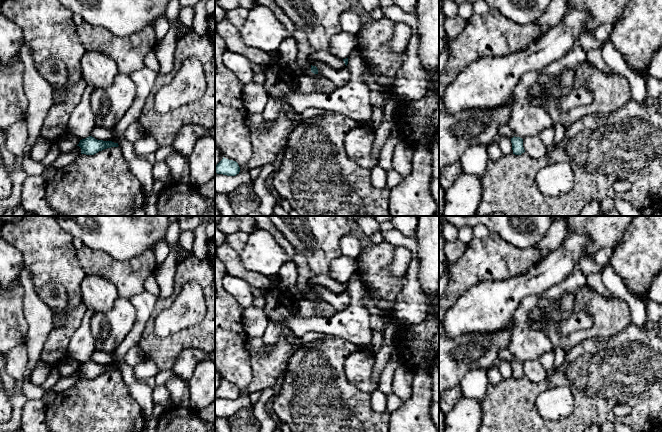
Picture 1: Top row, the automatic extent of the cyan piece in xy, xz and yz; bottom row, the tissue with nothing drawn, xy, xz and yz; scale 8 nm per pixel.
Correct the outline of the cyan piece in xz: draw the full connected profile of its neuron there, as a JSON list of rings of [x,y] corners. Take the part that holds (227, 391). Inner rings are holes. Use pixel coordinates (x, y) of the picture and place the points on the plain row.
[[[223,383],[215,390],[215,397],[227,400],[236,400],[240,396],[240,391],[236,385]]]

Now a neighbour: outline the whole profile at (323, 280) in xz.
[[[313,275],[307,282],[306,287],[308,289],[311,289],[313,285],[324,286],[328,290],[333,291],[337,294],[341,294],[346,291],[343,283],[332,279],[329,275]]]

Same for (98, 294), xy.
[[[99,275],[85,276],[81,283],[82,303],[95,313],[110,311],[118,299],[115,285]]]

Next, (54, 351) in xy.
[[[48,284],[36,293],[45,305],[64,319],[60,326],[51,330],[40,357],[50,368],[56,368],[67,357],[71,337],[80,326],[87,308],[83,303],[70,308],[66,289],[60,284]]]

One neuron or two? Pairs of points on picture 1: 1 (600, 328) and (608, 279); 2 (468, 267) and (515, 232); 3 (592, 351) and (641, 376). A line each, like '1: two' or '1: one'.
1: two
2: two
3: one

